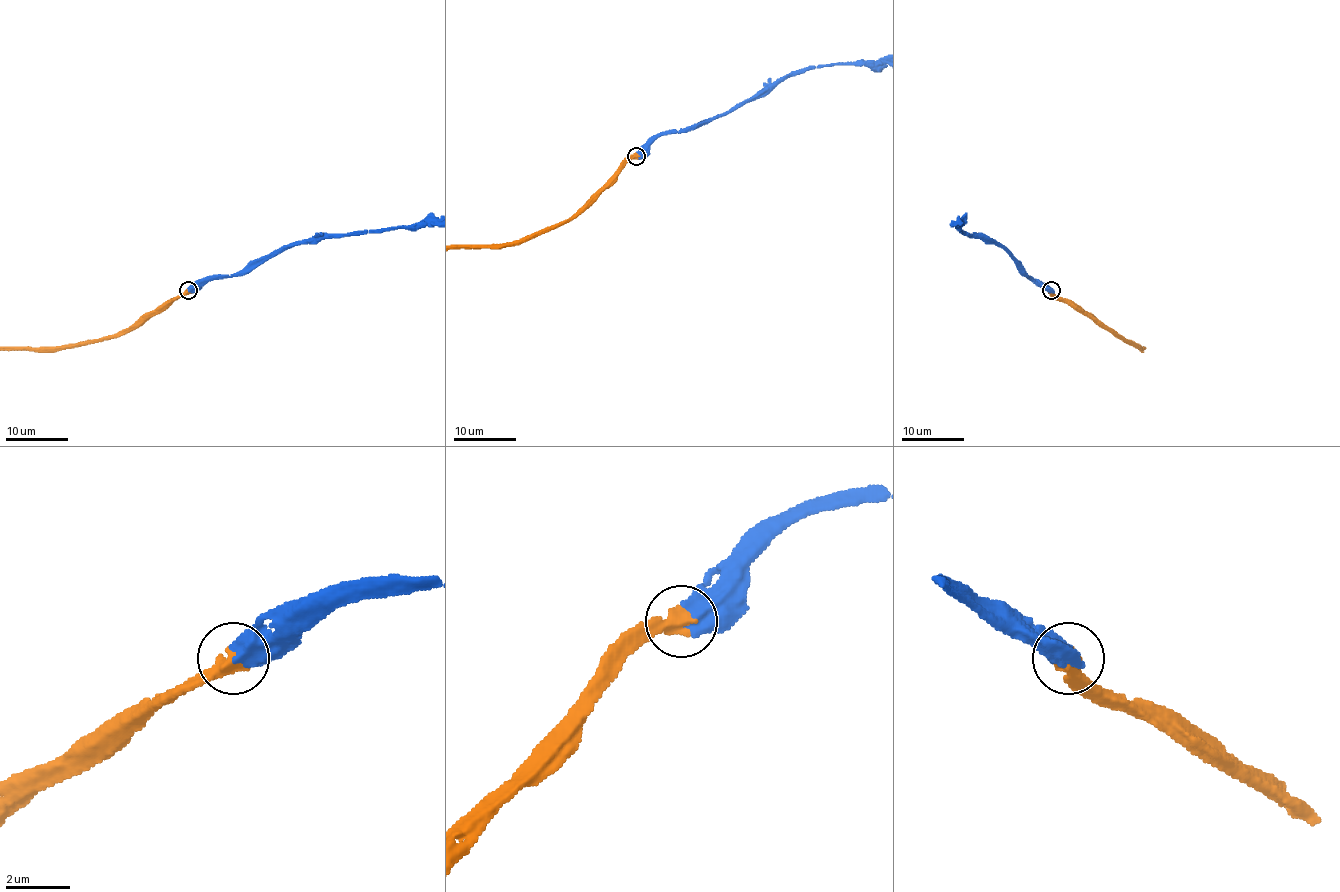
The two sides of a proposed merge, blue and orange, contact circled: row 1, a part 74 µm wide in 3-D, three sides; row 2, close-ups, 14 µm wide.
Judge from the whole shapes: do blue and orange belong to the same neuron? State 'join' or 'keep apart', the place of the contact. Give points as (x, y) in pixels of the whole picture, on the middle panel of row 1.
join | (636, 156)

